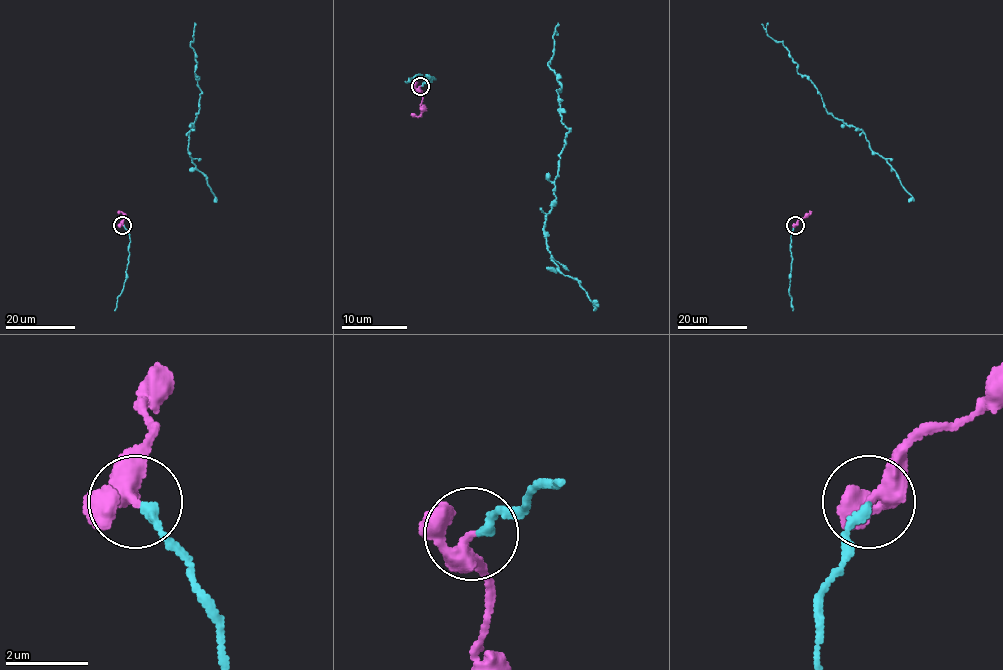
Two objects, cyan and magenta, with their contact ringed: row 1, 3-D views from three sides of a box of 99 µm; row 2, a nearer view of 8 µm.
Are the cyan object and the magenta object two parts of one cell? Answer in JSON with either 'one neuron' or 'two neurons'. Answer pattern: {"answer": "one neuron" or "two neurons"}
{"answer": "one neuron"}

